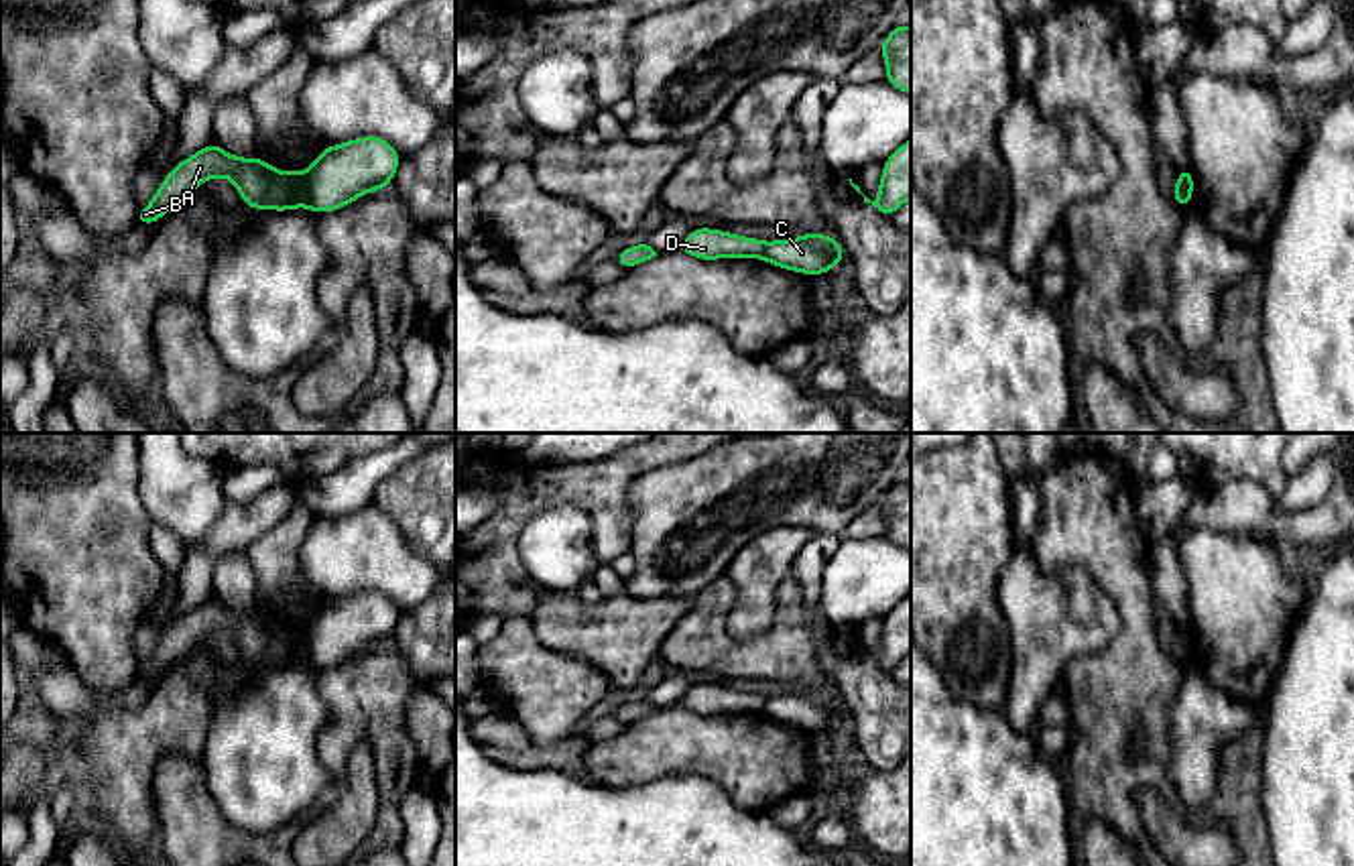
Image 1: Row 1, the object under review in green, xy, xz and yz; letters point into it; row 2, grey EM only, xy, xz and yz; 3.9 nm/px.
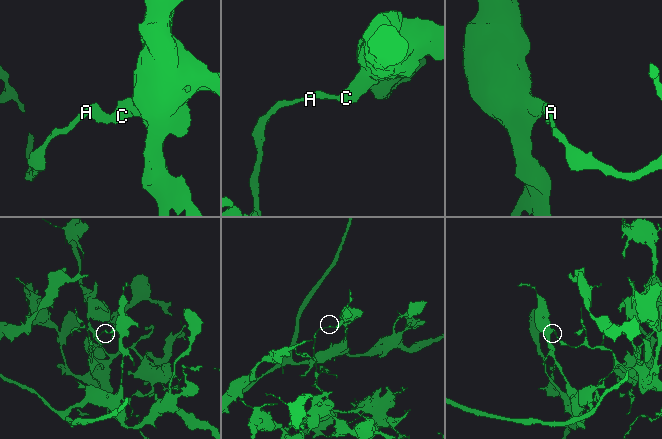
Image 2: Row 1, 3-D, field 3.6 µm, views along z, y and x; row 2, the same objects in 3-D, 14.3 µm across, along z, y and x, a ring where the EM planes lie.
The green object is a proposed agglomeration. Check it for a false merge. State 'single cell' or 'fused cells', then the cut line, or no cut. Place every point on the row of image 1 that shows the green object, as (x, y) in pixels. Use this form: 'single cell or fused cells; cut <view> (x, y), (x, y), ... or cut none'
fused cells; cut xy (301, 173), (308, 186), (308, 206)

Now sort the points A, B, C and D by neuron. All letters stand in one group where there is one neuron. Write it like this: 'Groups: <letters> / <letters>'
Groups: A B D / C

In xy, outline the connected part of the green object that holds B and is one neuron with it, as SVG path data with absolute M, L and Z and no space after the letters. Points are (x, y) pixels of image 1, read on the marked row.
M209 142L189 159L177 163L148 207L138 209L136 226L159 222L177 203L189 197L205 179L230 179L244 205L250 209L291 211L309 205L309 193L303 173L279 171L260 157L242 159Z

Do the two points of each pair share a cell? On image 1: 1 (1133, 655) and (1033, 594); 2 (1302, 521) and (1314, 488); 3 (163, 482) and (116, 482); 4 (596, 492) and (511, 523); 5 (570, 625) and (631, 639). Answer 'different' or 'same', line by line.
1: different
2: different
3: different
4: same
5: same

